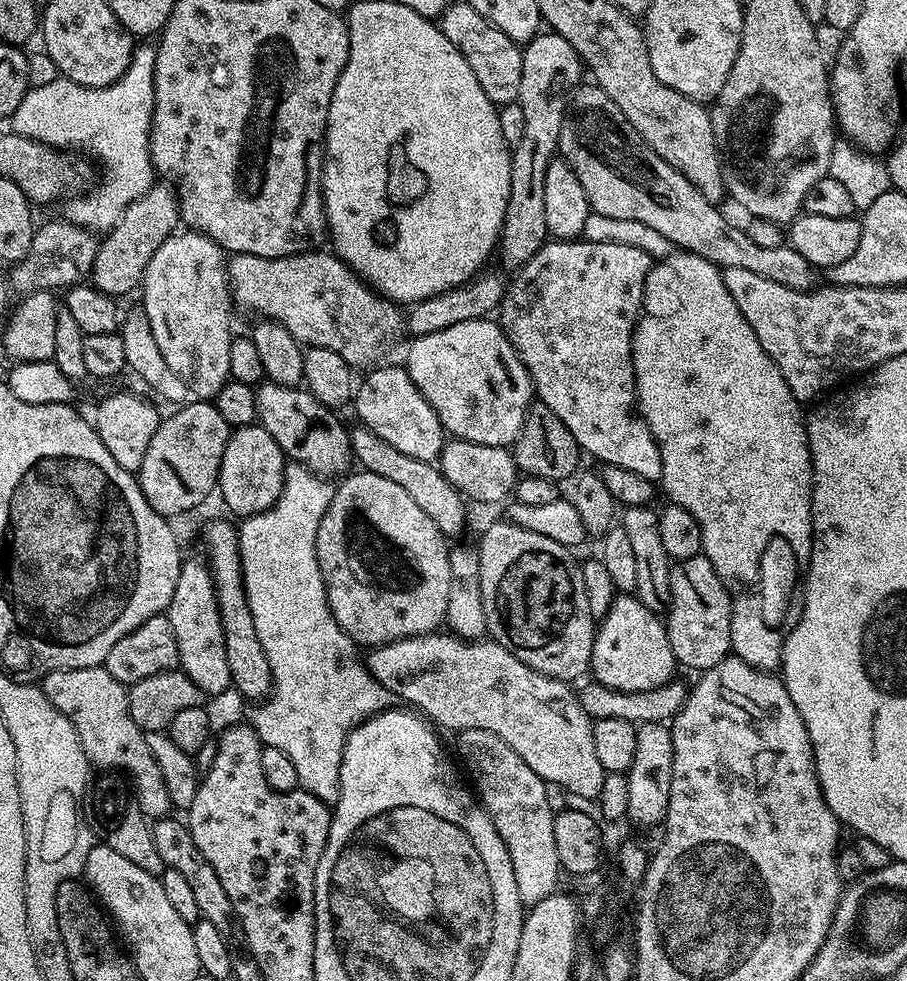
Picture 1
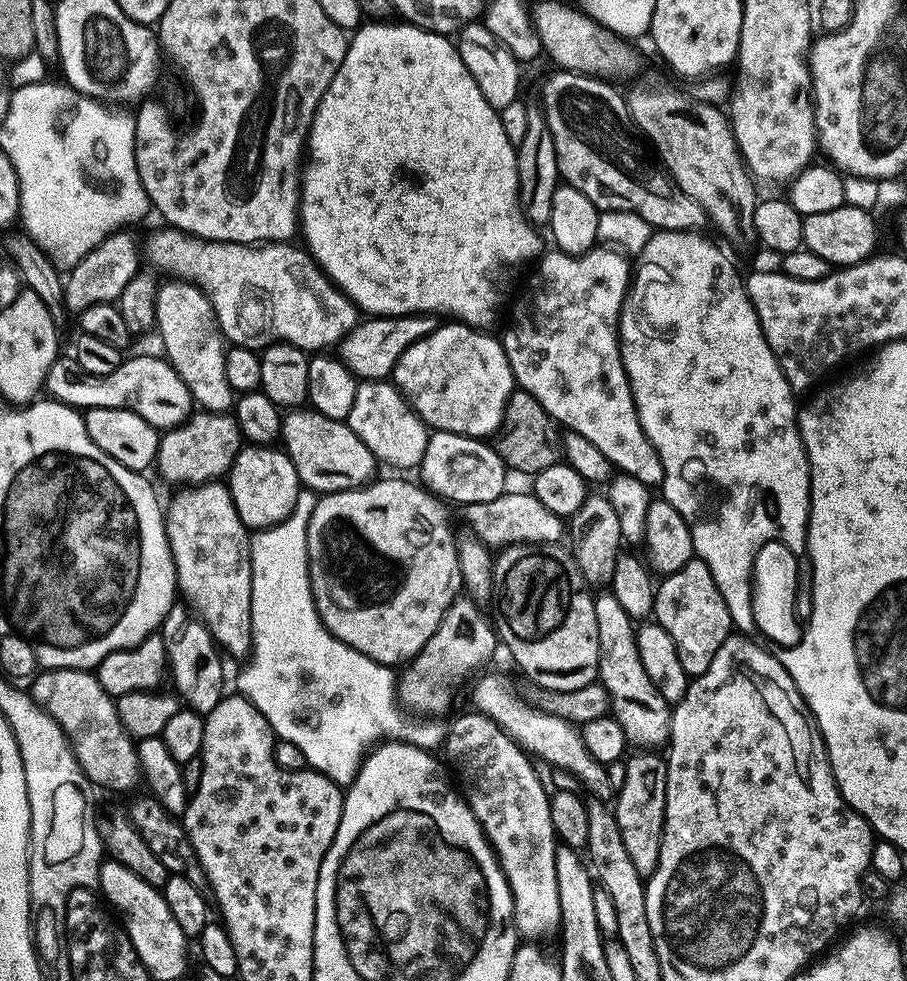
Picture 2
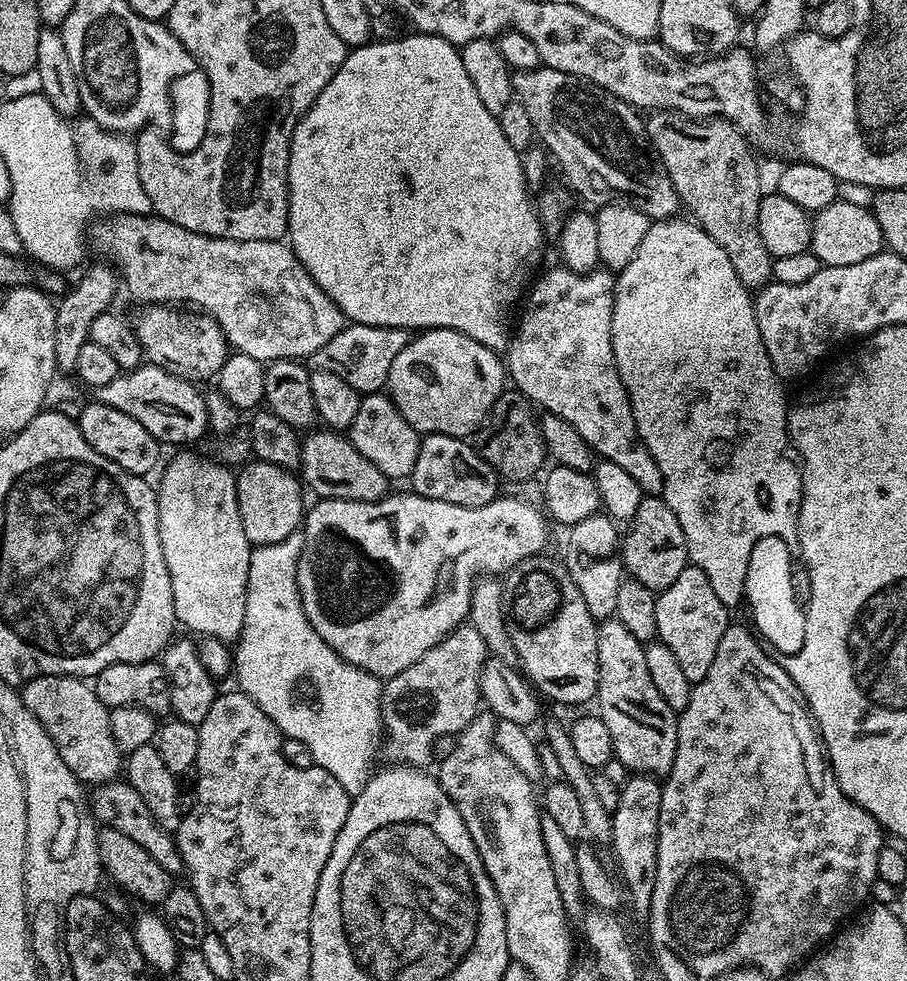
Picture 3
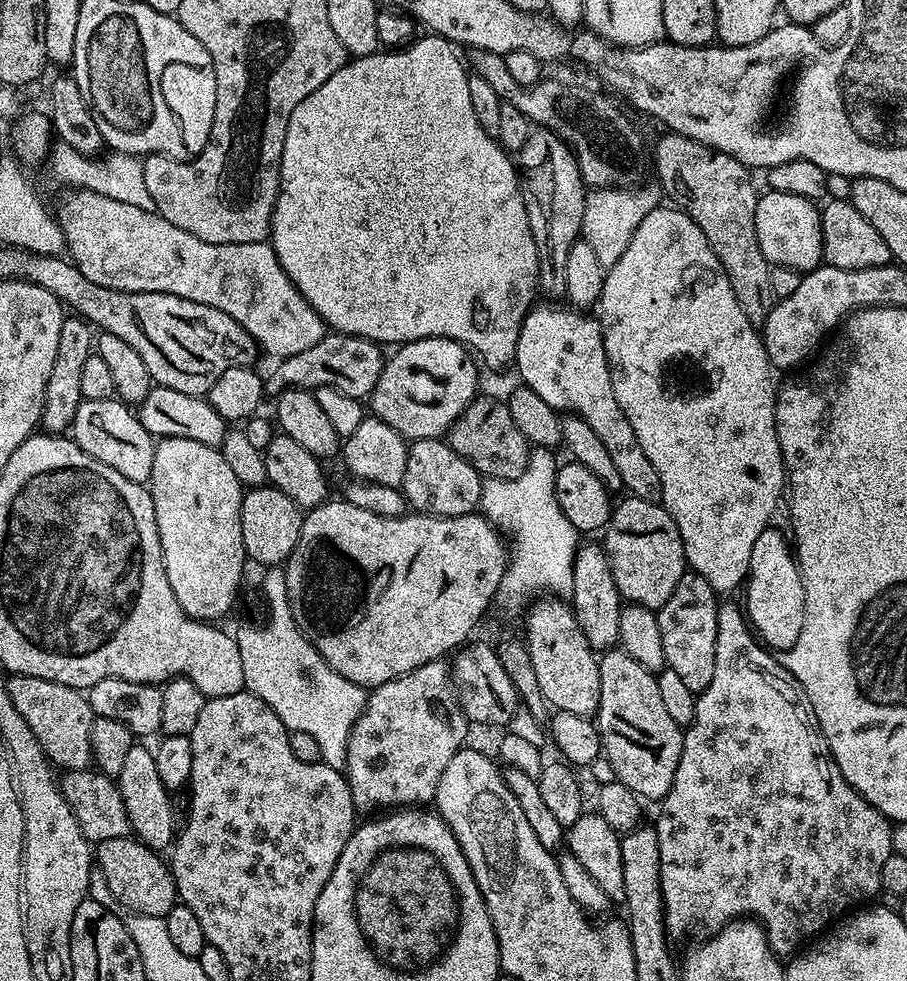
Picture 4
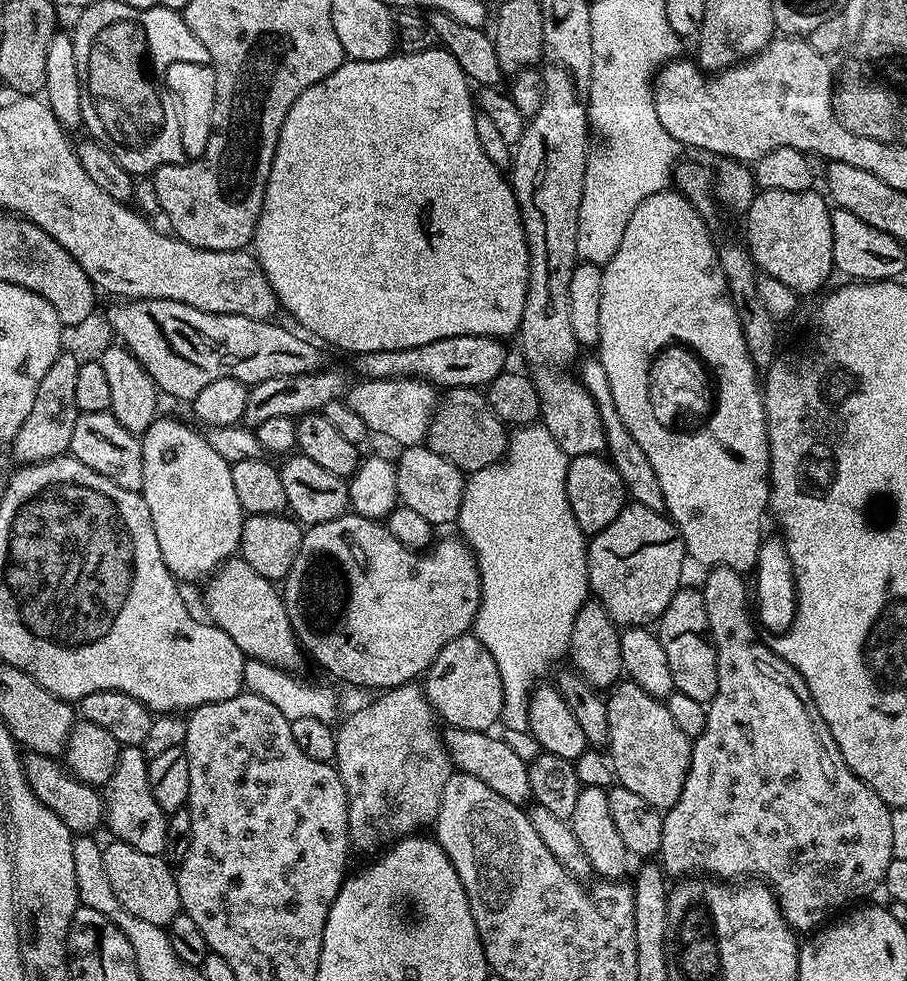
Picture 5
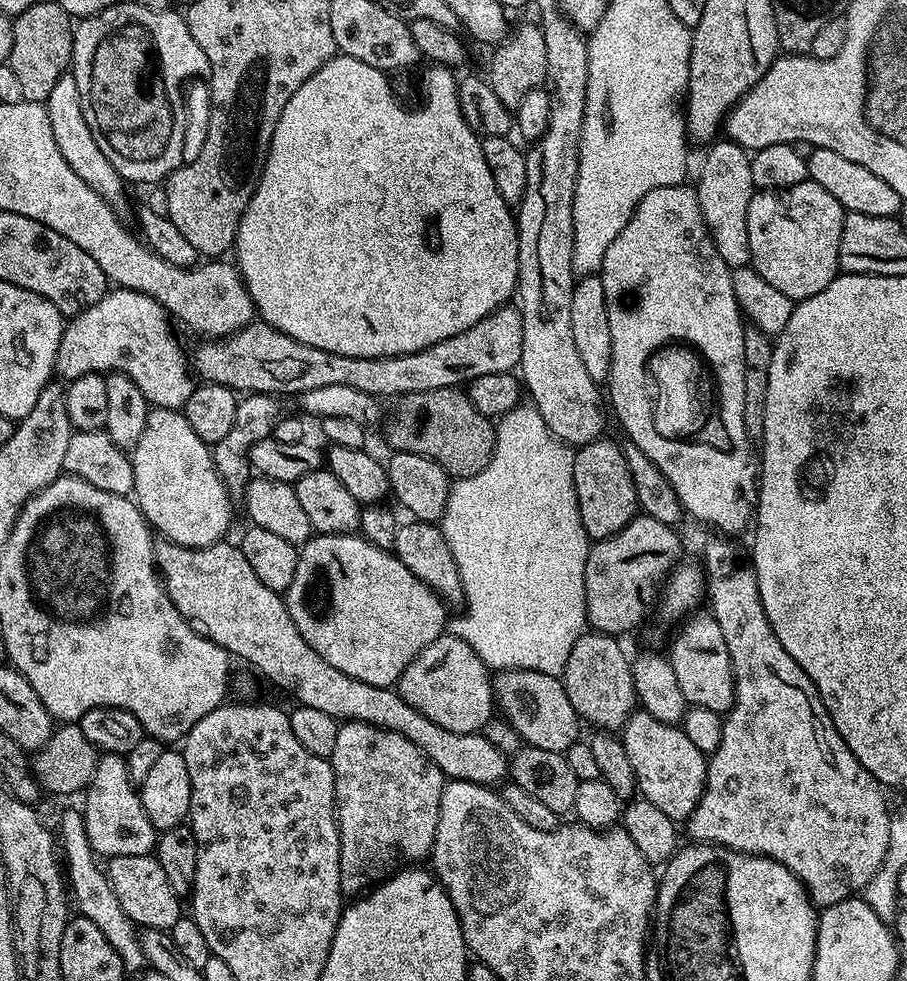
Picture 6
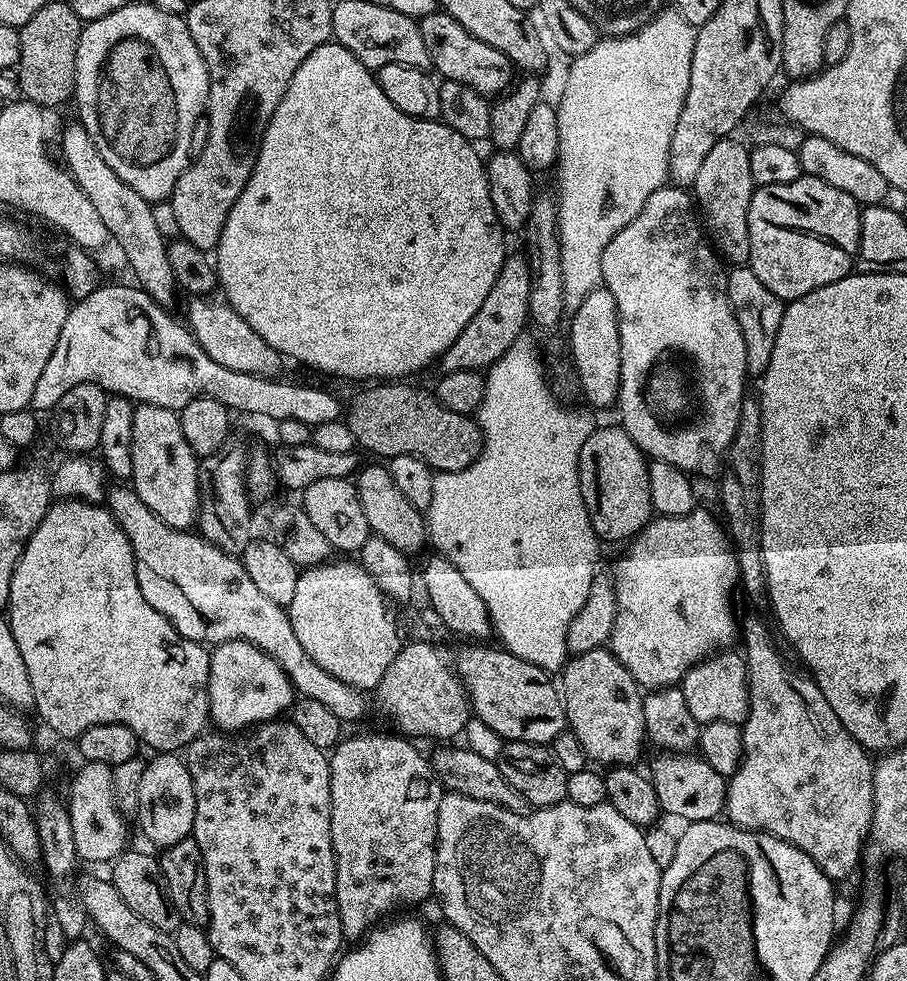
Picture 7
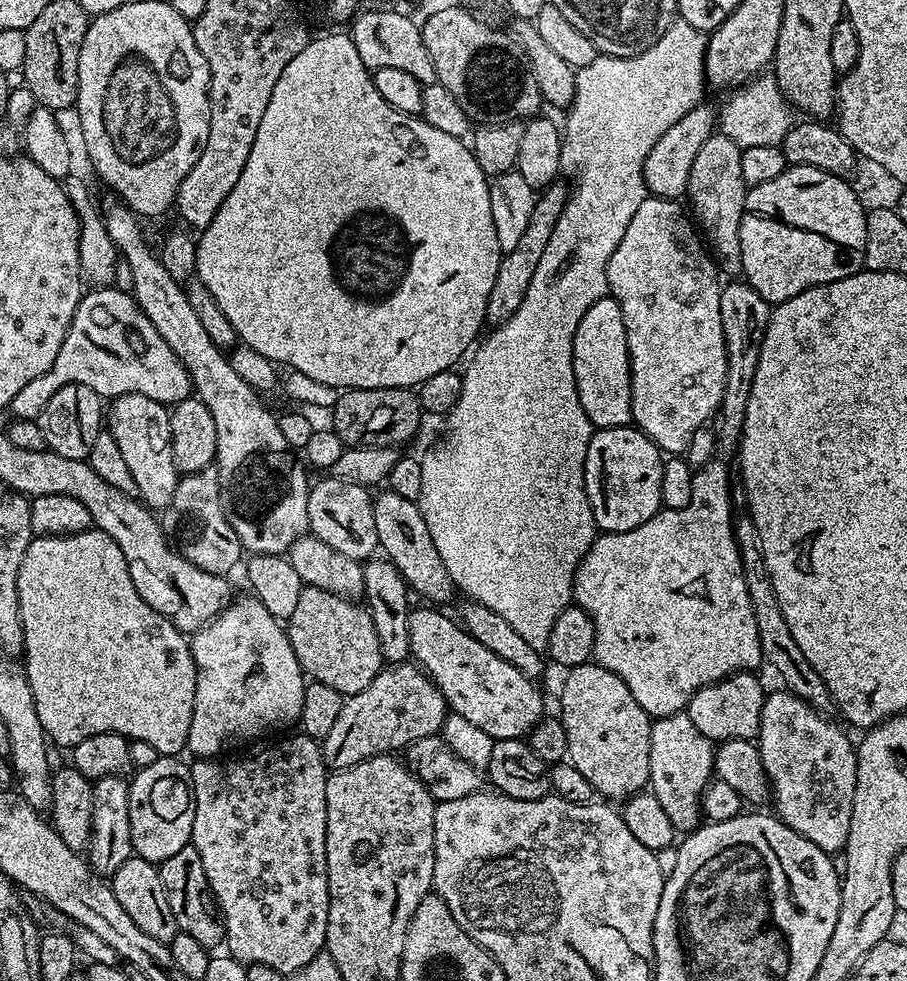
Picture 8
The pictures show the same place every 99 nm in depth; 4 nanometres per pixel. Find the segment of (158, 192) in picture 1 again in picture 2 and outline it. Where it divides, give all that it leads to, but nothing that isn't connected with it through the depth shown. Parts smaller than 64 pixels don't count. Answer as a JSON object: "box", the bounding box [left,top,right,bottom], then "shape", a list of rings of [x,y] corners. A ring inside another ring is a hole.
{"box":[64,231,142,314],"shape":[[[131,231],[111,232],[101,244],[90,250],[90,254],[86,254],[86,258],[82,258],[82,262],[78,262],[67,273],[64,281],[64,304],[69,313],[79,314],[86,310],[86,306],[119,301],[122,290],[126,290],[126,286],[137,279],[139,272],[136,271],[140,268],[142,248],[141,245],[140,248],[136,245],[135,238],[128,232]]]}

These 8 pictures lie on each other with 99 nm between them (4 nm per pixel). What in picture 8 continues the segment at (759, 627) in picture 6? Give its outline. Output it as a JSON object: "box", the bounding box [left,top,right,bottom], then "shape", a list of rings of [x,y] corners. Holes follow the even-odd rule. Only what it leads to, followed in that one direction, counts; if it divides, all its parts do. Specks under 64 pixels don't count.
{"box":[758,690,857,854],"shape":[[[787,690],[769,691],[764,697],[758,747],[762,766],[768,775],[770,796],[776,800],[775,815],[798,834],[810,838],[814,846],[824,852],[836,854],[843,849],[850,830],[852,799],[856,785],[857,745],[823,712],[817,712],[802,698]]]}

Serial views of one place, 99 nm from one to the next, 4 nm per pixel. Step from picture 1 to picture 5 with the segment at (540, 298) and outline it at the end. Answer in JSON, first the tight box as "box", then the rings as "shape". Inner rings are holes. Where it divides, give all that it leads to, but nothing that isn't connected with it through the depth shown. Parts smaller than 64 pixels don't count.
{"box":[578,358,664,512],"shape":[[[592,358],[592,360],[586,361],[581,366],[578,380],[584,385],[590,397],[597,404],[598,413],[600,413],[602,418],[602,426],[605,427],[607,459],[612,461],[614,470],[618,470],[618,474],[624,483],[624,489],[628,491],[629,497],[637,504],[650,506],[650,510],[664,512],[662,485],[658,482],[658,474],[654,474],[654,466],[650,466],[642,446],[638,446],[638,442],[634,442],[634,438],[630,434],[630,430],[626,430],[622,418],[618,418],[618,410],[612,408],[614,406],[614,398],[610,394],[610,382],[606,379],[606,370],[602,370],[602,362],[599,358]]]}

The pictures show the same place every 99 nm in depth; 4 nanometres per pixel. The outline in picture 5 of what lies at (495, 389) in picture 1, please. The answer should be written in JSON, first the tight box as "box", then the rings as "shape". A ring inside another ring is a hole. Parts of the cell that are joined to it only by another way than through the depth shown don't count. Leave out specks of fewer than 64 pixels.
{"box":[346,376,438,448],"shape":[[[403,376],[402,378],[380,378],[378,380],[357,379],[346,393],[346,402],[354,414],[366,422],[369,433],[385,436],[396,446],[409,448],[424,444],[428,427],[436,412],[438,392],[427,380]]]}

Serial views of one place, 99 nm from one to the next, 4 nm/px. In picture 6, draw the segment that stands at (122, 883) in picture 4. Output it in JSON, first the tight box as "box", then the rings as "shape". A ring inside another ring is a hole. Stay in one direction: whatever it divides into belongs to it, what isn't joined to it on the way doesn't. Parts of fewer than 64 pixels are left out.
{"box":[106,855,182,930],"shape":[[[155,855],[147,856],[114,856],[107,861],[106,873],[113,893],[117,896],[118,905],[136,926],[145,928],[162,928],[171,930],[174,922],[182,919],[180,912],[181,897],[176,895],[166,870],[156,861]]]}

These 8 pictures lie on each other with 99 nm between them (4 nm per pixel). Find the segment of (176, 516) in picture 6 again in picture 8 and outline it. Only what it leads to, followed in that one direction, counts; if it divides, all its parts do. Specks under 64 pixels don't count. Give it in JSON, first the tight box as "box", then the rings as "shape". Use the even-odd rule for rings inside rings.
{"box":[106,394,181,510],"shape":[[[142,394],[115,397],[106,412],[106,430],[118,442],[122,462],[134,478],[135,495],[153,510],[162,510],[174,498],[181,473],[176,471],[170,438],[170,412],[154,398]]]}

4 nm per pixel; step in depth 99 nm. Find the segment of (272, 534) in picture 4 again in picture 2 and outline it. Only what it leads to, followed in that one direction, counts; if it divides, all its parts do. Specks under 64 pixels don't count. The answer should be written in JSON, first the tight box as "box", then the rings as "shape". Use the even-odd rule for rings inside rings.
{"box":[226,443,302,530],"shape":[[[253,443],[241,447],[226,473],[226,483],[234,510],[238,510],[238,518],[242,518],[249,530],[269,528],[285,520],[294,510],[302,490],[298,470],[294,470],[294,462],[290,462],[287,452],[276,446]]]}

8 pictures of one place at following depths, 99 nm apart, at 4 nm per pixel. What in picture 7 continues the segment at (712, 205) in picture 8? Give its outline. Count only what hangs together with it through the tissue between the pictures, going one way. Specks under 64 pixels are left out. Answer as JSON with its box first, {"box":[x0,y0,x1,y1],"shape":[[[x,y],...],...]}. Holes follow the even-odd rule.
{"box":[692,137,756,266],"shape":[[[728,137],[714,144],[706,154],[692,187],[694,202],[709,243],[723,261],[742,266],[750,254],[749,206],[756,185],[750,173],[748,146]]]}

